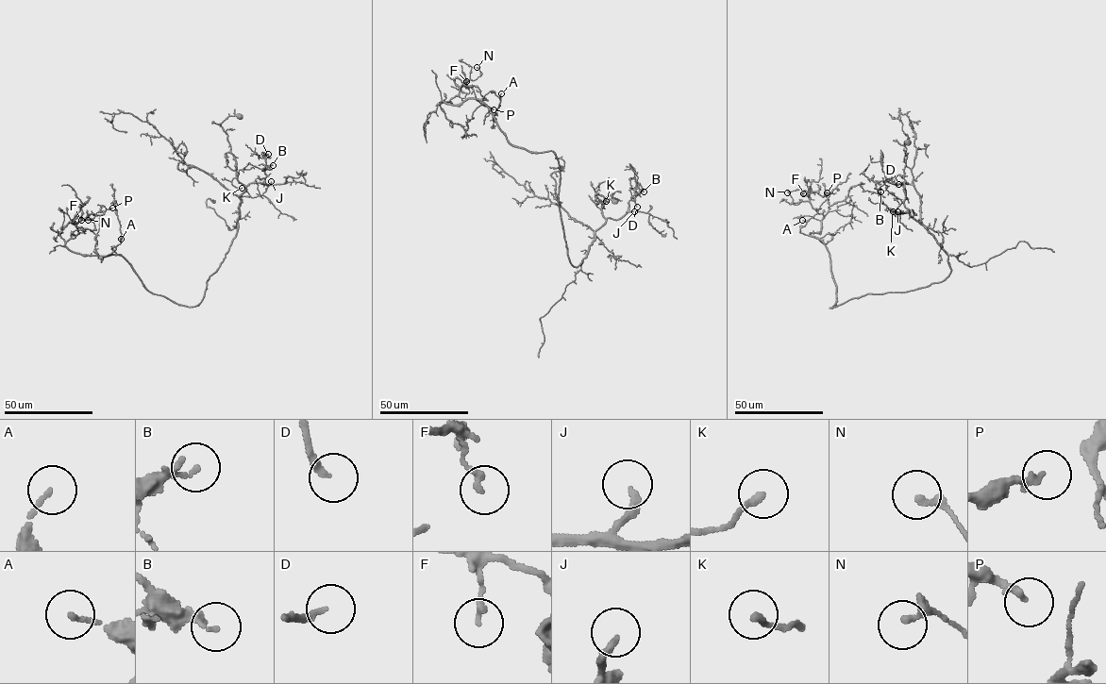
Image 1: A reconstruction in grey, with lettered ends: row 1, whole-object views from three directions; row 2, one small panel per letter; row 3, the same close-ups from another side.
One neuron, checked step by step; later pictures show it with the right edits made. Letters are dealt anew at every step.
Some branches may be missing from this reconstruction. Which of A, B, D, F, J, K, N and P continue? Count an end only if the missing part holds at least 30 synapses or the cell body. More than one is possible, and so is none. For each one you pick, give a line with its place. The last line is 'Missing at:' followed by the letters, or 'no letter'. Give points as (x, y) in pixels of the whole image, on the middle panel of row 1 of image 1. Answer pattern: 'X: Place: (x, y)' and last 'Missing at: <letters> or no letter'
Missing at: no letter

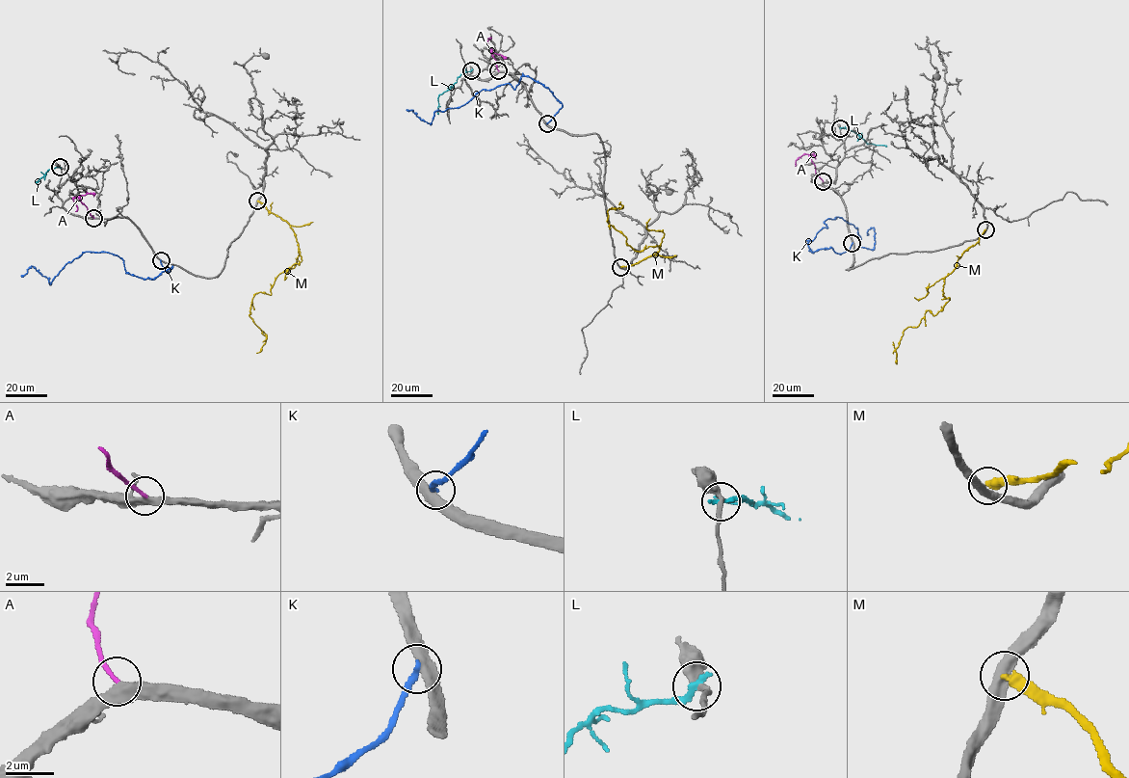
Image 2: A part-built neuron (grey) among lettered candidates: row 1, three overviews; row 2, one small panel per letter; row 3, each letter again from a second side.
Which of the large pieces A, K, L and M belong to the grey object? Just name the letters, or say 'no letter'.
A

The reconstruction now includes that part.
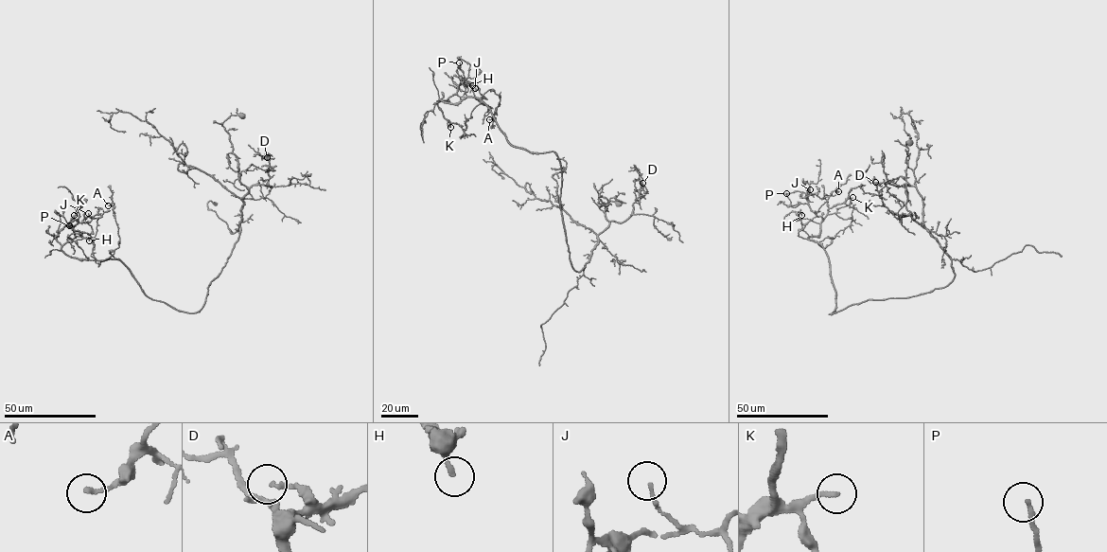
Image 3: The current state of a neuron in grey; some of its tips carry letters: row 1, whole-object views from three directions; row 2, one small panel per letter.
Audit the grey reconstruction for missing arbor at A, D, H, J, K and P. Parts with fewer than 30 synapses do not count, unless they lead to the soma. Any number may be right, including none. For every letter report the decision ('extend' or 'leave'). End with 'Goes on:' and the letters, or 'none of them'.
A: leave
D: leave
H: leave
J: leave
K: extend
P: extend
Goes on: K, P

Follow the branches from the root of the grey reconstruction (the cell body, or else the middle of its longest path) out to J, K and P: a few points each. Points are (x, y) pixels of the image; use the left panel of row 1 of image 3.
J: (212, 281), (187, 312), (147, 295), (119, 260), (67, 256), (61, 247), (88, 213)
K: (212, 281), (203, 305), (195, 312), (152, 300), (119, 260), (73, 258), (61, 250), (55, 237), (74, 215)
P: (212, 281), (200, 310), (178, 311), (147, 295), (119, 260), (67, 256), (61, 247), (77, 220), (69, 225)

